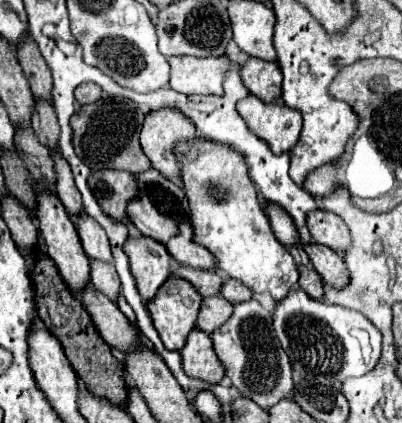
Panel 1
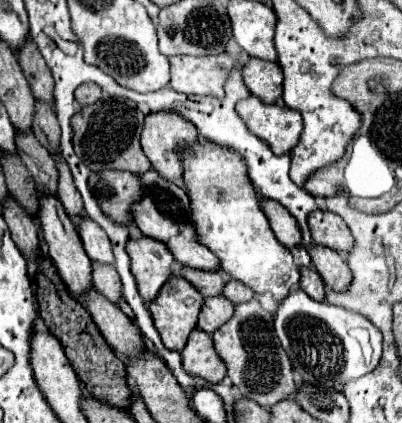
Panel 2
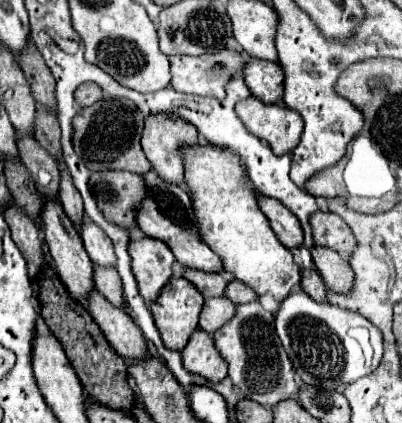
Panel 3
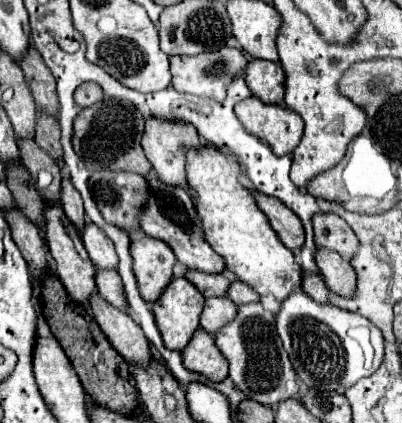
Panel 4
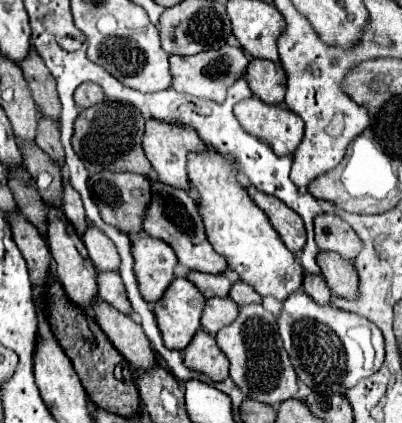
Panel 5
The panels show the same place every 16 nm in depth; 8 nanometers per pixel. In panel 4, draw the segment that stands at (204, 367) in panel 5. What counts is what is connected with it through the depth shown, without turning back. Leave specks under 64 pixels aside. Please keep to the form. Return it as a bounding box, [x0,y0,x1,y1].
[184,328,228,382]

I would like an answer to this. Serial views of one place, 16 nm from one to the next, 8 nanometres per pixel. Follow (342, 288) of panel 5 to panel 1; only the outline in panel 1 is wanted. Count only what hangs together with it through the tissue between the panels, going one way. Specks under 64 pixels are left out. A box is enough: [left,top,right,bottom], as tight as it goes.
[304,244,348,288]

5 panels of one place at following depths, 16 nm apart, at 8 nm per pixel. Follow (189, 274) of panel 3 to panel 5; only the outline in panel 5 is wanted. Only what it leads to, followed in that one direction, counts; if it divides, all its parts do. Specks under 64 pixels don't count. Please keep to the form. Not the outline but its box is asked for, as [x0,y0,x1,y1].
[188,272,232,298]

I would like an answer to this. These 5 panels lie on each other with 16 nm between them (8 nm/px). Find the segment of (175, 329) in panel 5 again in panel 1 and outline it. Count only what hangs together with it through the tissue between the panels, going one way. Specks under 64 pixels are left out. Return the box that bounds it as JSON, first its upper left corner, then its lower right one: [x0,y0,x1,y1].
[148,276,202,350]

